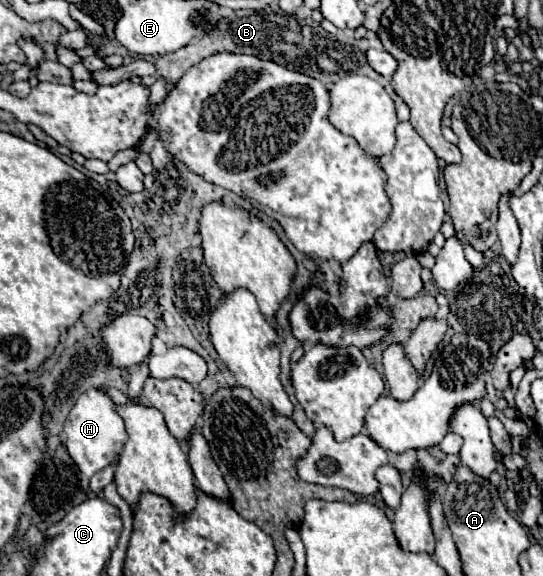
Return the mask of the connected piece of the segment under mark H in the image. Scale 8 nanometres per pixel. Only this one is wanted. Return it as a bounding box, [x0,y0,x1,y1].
[64,389,128,491]

